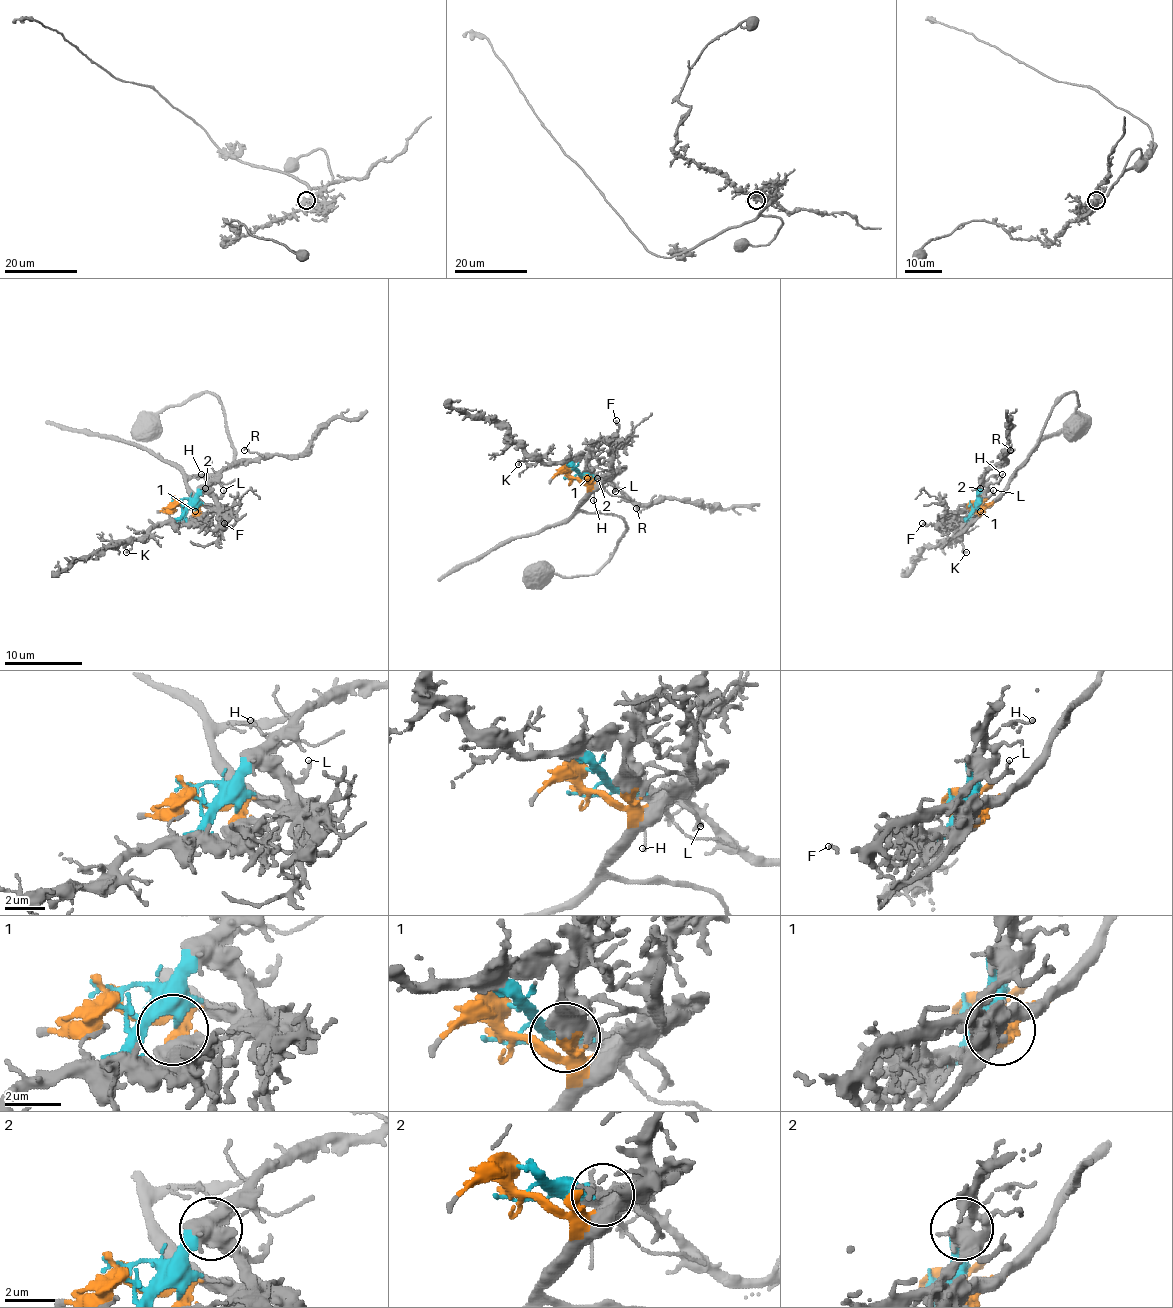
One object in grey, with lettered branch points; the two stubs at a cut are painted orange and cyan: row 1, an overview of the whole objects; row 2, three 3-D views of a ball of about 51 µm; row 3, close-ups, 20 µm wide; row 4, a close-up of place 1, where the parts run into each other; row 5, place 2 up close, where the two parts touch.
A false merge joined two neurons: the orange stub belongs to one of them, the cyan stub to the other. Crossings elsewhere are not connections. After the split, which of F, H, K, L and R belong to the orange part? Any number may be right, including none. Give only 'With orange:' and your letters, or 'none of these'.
With orange: F, L

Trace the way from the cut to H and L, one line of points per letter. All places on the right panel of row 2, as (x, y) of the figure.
H: (981, 503), (979, 489), (990, 476), (1002, 474)
L: (981, 503), (981, 507), (984, 507), (979, 501), (992, 489)

